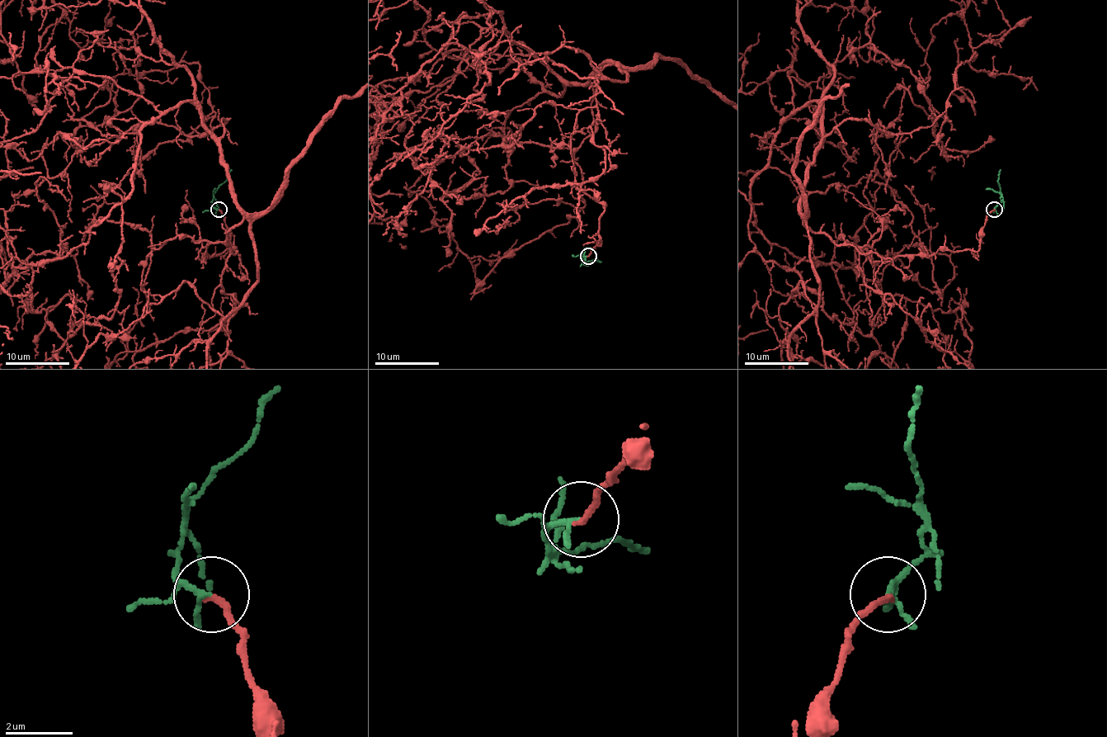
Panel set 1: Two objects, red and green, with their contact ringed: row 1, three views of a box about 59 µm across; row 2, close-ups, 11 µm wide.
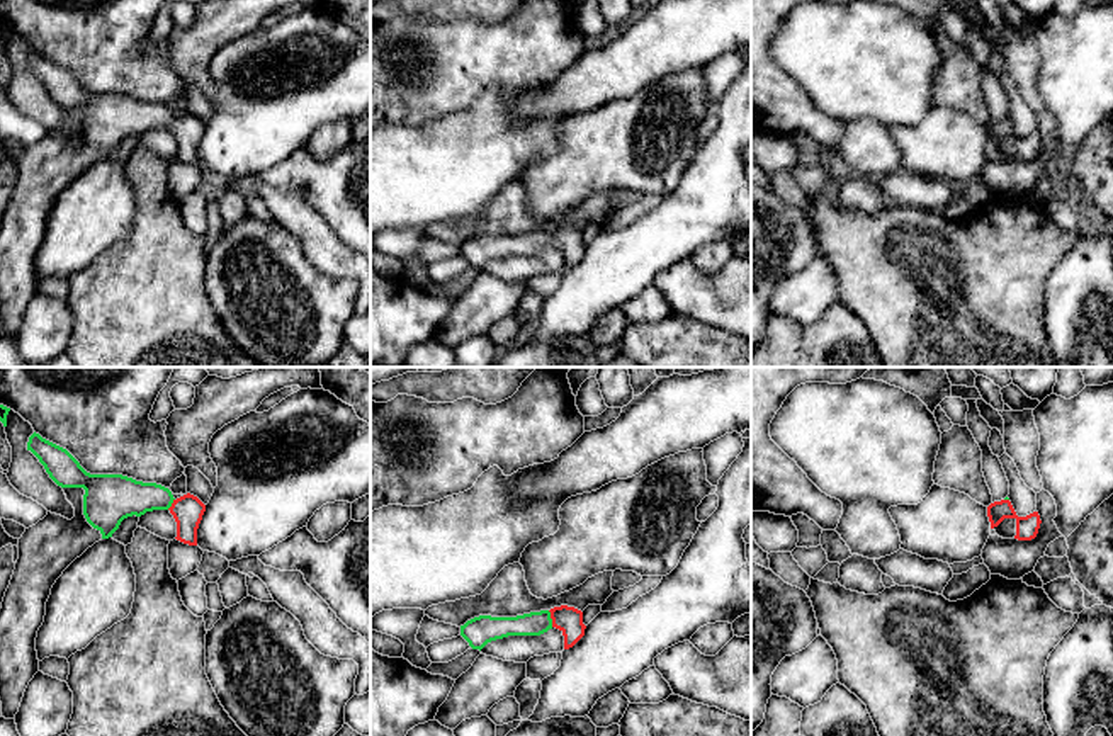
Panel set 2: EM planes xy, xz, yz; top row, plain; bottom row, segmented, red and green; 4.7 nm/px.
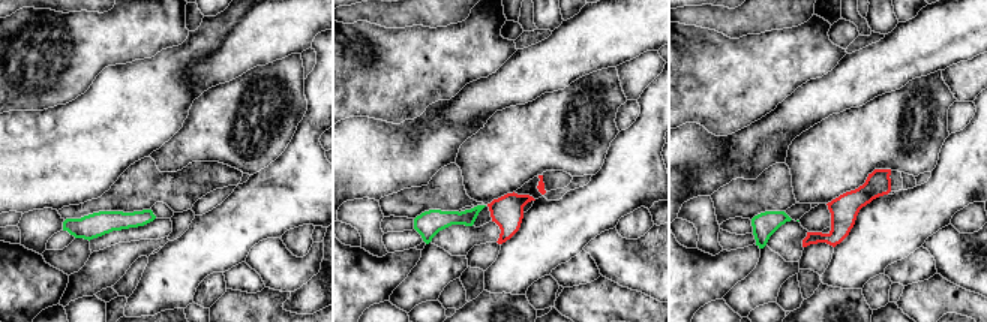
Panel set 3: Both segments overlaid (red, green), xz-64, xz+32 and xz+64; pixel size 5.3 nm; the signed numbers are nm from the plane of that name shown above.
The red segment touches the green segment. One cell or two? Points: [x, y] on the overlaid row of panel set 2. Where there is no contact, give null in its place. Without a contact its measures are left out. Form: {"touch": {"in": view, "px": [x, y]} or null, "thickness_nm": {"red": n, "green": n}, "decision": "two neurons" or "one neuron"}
{"touch": {"in": "xz", "px": [551, 617]}, "thickness_nm": {"red": 130, "green": 110}, "decision": "one neuron"}

